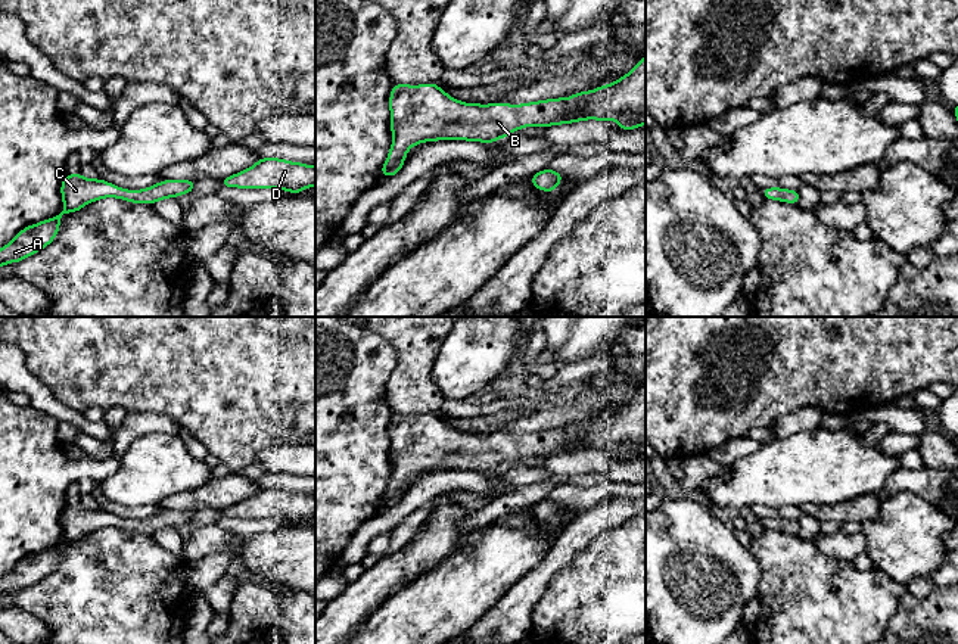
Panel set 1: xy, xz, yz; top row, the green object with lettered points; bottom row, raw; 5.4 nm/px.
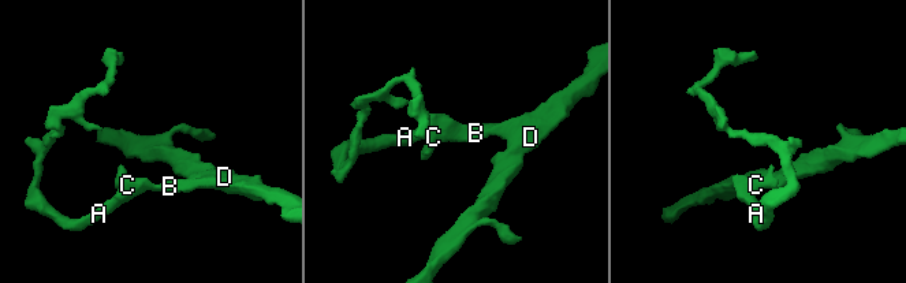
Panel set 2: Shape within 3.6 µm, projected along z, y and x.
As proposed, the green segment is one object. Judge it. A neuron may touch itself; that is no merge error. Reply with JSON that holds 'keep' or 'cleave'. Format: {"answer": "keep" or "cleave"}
{"answer": "keep"}

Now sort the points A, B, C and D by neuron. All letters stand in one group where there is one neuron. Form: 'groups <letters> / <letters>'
groups A B C D

